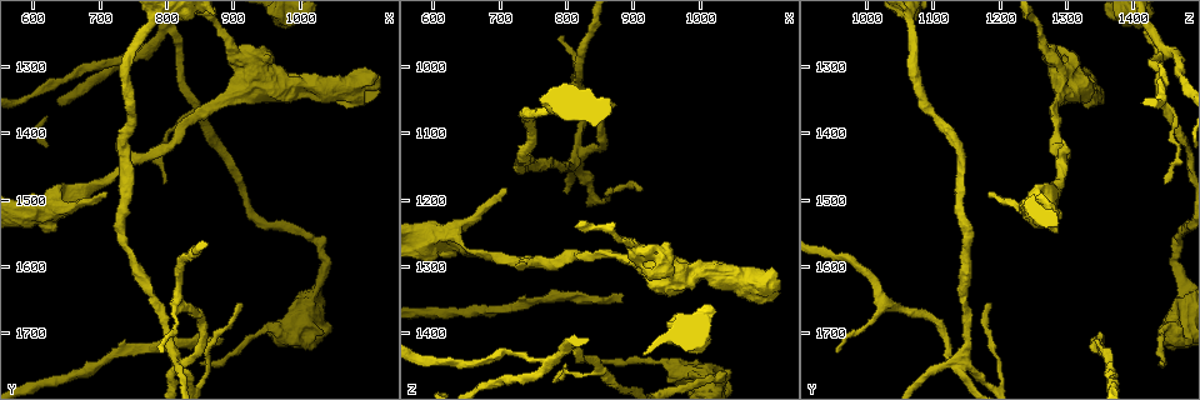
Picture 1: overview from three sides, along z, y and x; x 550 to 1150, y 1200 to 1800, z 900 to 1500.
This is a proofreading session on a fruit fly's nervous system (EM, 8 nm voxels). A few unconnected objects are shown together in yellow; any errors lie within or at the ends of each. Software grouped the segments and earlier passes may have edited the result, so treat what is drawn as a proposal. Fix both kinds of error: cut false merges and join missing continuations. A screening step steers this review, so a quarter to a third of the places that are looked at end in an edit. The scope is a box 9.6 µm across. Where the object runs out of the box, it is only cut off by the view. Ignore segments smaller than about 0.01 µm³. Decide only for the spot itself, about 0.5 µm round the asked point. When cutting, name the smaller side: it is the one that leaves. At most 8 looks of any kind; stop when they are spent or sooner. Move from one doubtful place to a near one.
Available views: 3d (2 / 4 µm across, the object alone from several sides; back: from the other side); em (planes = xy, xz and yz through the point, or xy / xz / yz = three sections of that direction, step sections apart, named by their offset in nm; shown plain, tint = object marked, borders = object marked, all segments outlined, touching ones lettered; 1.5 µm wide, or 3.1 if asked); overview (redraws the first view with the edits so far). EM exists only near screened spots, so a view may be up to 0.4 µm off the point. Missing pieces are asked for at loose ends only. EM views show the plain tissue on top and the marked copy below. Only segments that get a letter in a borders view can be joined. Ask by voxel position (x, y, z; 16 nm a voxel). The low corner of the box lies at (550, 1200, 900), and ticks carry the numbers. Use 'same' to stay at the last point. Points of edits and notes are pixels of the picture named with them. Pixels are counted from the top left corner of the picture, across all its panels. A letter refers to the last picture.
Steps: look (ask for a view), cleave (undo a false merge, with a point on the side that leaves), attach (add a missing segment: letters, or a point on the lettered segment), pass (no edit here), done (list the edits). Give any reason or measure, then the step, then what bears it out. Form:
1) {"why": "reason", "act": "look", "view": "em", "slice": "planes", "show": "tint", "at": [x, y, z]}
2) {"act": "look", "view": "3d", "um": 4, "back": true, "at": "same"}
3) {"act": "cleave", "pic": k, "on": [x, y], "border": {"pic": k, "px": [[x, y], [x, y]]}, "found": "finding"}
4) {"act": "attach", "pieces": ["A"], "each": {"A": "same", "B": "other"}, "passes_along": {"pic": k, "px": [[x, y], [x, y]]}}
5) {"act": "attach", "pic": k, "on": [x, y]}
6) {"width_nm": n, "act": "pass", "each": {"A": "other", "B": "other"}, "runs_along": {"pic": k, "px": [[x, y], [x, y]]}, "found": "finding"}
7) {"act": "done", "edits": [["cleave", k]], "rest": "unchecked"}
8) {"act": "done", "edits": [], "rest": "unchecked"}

{"why": "thick end", "act": "look", "view": "3d", "um": 4, "at": [1115, 1340, 1345]}

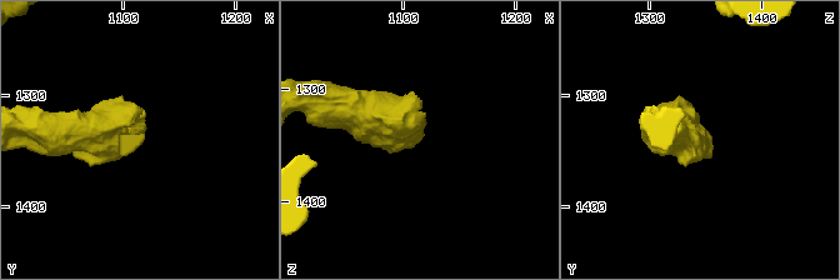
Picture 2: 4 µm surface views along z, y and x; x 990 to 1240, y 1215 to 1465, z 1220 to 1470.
{"act": "look", "view": "em", "slice": "planes", "show": "borders", "at": [1118, 1340, 1342]}

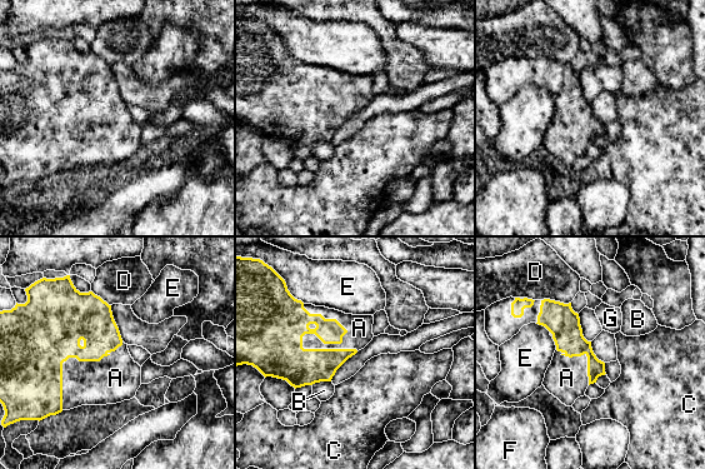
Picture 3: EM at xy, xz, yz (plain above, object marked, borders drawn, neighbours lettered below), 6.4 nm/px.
{"act": "attach", "pieces": ["A"], "each": {"A": "same", "B": "other", "C": "other", "D": "other", "E": "other", "F": "other", "G": "other"}, "found": "the neuron continues"}

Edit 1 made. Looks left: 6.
{"why": "long arm stops here", "act": "look", "view": "em", "slice": "planes", "show": "borders", "at": [910, 1660, 1190]}

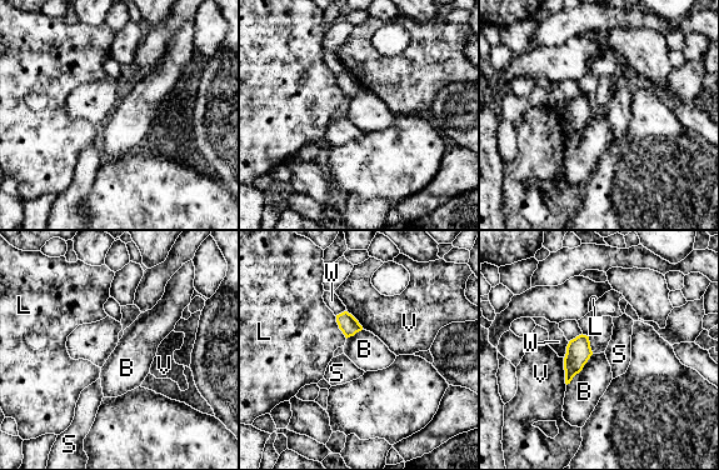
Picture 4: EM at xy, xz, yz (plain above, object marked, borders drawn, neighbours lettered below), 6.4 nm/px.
{"act": "pass", "each": {"B": "other", "L": "other", "S": "other", "V": "other", "W": "other"}, "border": {"pic": 4, "px": [[593, 354], [567, 385]]}, "found": "no lettered segment goes on from it"}

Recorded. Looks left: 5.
{"why": "four or more arms meet", "act": "look", "view": "3d", "um": 4, "at": [820, 1745, 1135]}

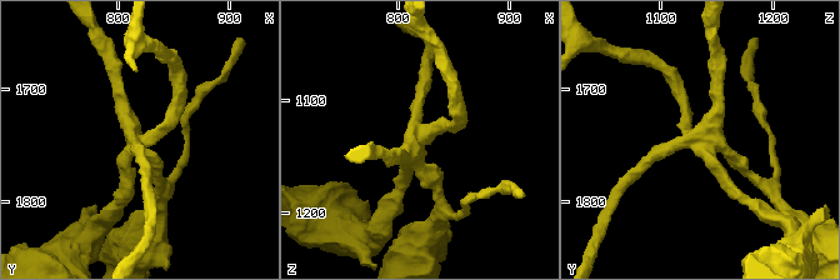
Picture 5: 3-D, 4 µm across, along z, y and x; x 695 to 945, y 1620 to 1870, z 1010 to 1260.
{"act": "look", "view": "em", "slice": "xy", "step": 8, "show": "borders", "at": [816, 1744, 1132]}

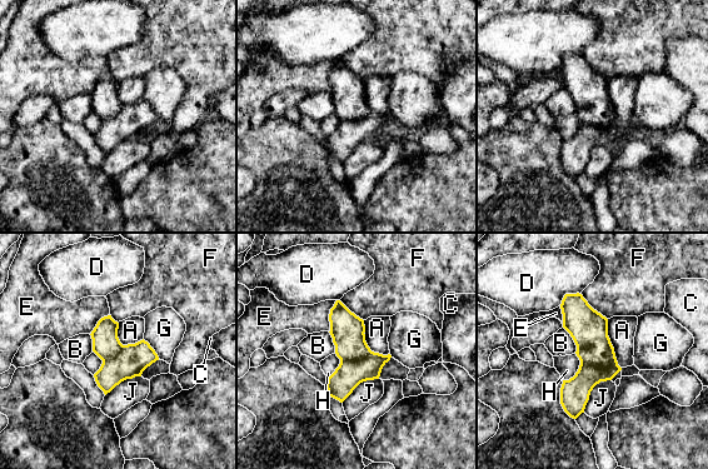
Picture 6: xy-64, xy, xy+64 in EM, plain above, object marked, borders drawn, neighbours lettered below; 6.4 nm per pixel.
{"act": "cleave", "pic": 6, "on": [574, 393], "each": {"A": "other", "B": "other", "C": "other", "D": "other", "E": "other", "F": "other", "G": "other", "H": "other", "J": "other"}, "border": {"pic": 6, "px": [[581, 362], [602, 368], [618, 367]]}, "found": "a second neuron is stuck on"}

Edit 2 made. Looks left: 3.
{"act": "done", "edits": [["attach", 3], ["cleave", 6]], "rest": "unchecked"}

